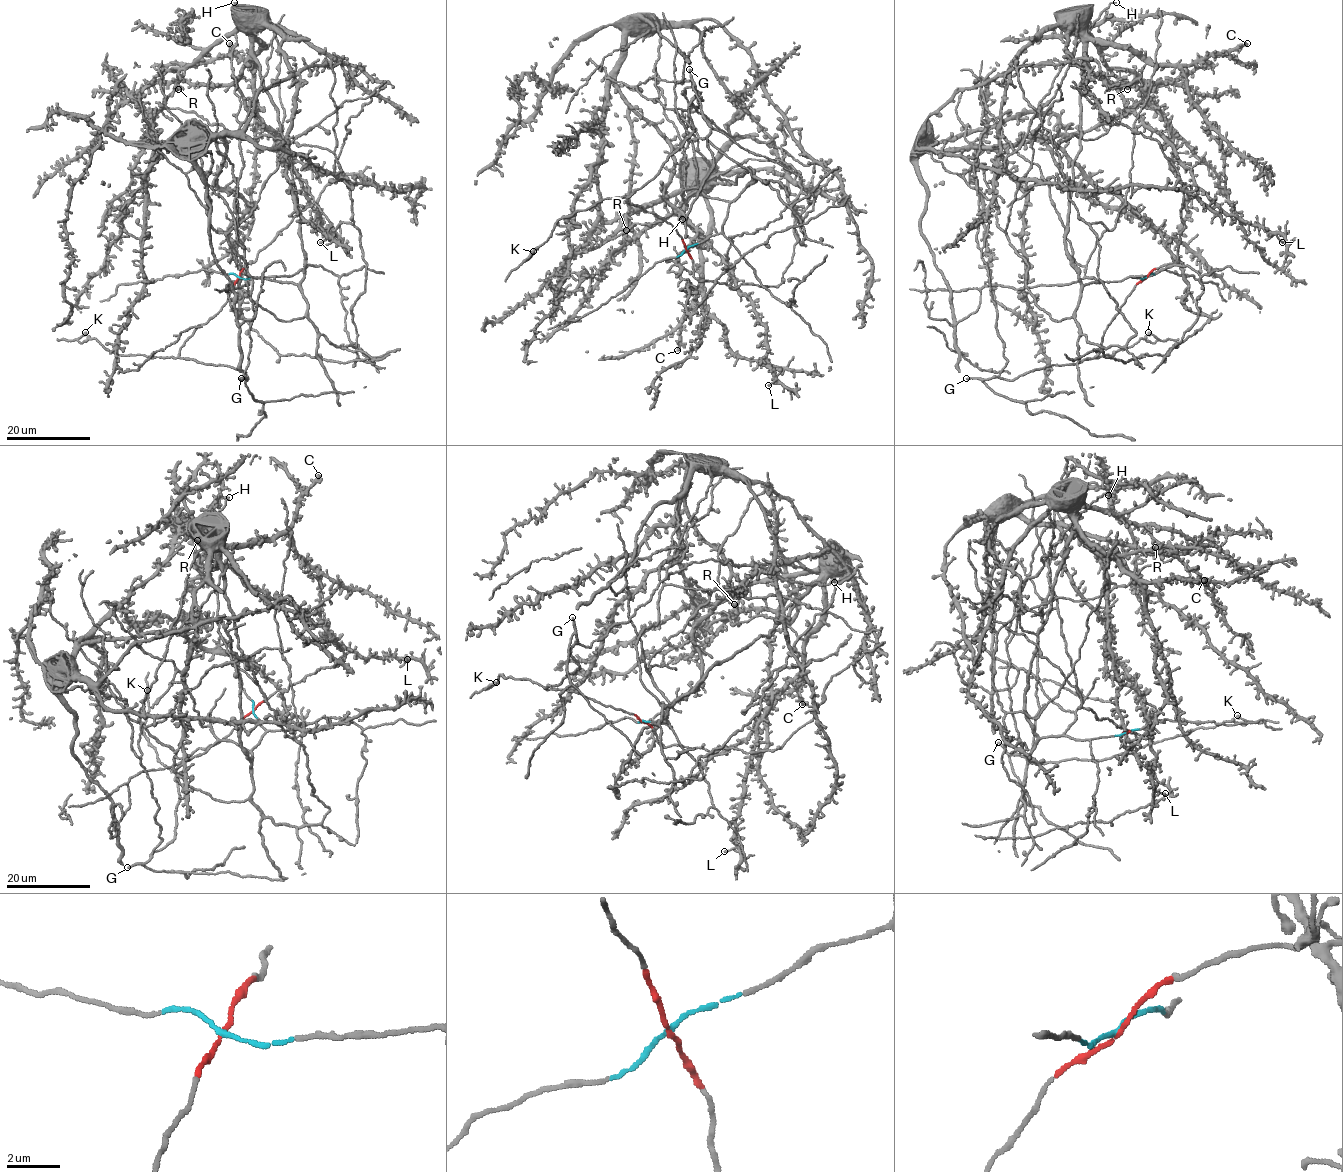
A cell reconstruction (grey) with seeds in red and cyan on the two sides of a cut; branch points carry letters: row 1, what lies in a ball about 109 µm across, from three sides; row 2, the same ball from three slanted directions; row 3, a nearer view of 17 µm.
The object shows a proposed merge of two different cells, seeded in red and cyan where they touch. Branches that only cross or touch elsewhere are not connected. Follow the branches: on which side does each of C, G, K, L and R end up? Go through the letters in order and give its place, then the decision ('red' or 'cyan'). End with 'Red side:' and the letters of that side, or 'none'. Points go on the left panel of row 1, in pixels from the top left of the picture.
C: (229, 43) | cyan
G: (241, 378) | red
K: (85, 332) | red
L: (320, 242) | cyan
R: (178, 89) | cyan
Red side: G, K

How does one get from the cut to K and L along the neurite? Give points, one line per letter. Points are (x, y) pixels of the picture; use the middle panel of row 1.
K: (687, 249), (670, 223), (628, 203), (624, 196), (601, 199), (565, 216), (533, 251)
L: (687, 249), (720, 232), (748, 167), (736, 183), (696, 188), (683, 215), (765, 327), (767, 385)

